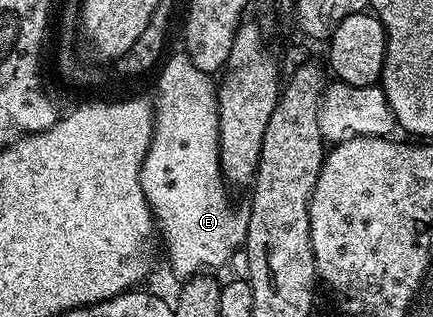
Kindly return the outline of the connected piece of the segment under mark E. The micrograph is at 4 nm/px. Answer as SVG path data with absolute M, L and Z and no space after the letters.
M184 53L171 55L156 72L153 140L143 161L141 184L160 234L161 231L165 234L169 267L177 281L184 281L206 269L223 266L233 251L244 248L249 208L241 205L236 211L225 192L227 183L221 174L219 153L217 88L214 80L209 80L210 72L198 69Z

